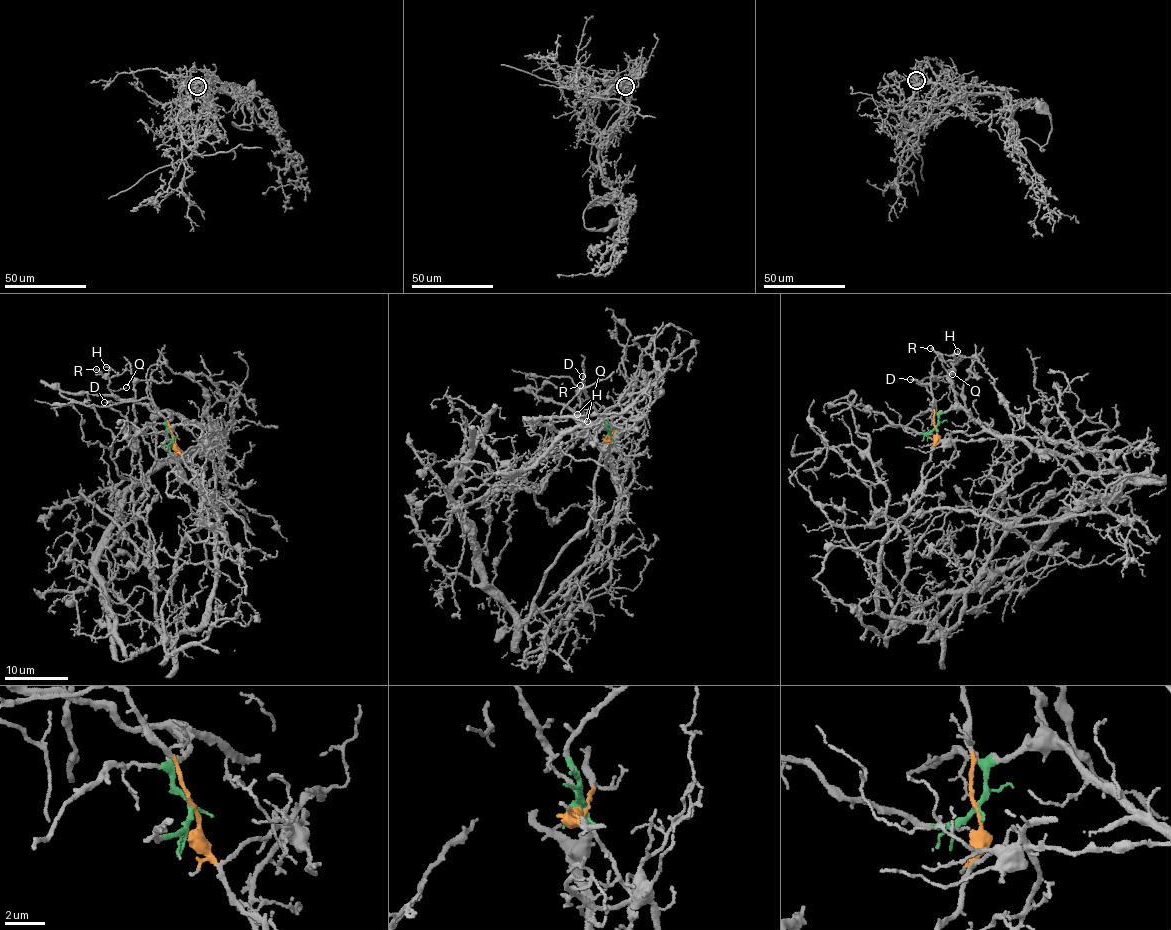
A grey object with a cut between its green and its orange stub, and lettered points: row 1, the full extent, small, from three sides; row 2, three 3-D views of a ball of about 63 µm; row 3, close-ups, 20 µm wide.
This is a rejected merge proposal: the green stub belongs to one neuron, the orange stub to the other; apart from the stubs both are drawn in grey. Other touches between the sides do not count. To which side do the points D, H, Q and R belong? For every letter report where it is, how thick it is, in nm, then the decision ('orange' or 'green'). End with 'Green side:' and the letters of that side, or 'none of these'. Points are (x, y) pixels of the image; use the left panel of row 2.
D: (104, 402) | 220 nm | orange
H: (106, 367) | 140 nm | green
Q: (126, 387) | 90 nm | green
R: (96, 369) | 170 nm | green
Green side: H, Q, R

